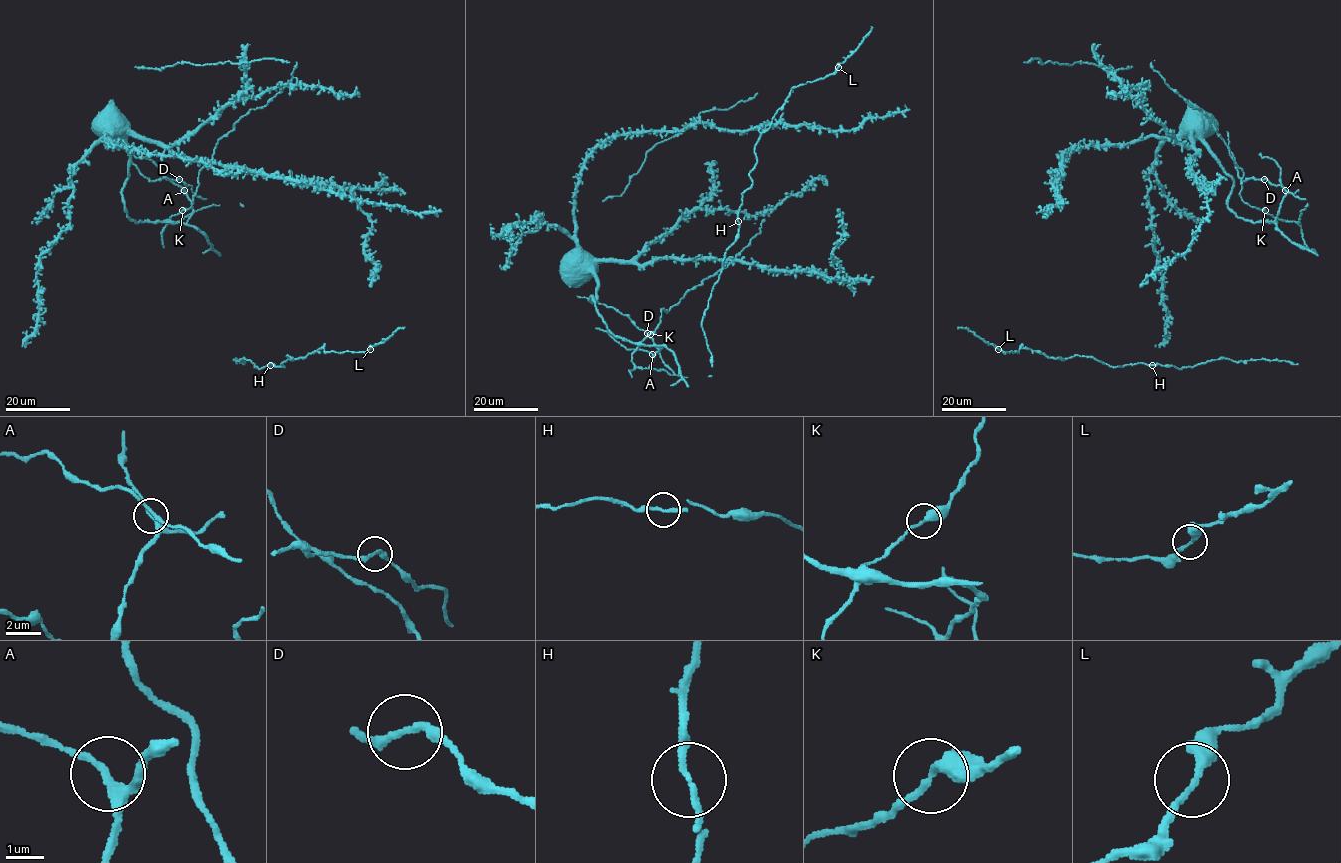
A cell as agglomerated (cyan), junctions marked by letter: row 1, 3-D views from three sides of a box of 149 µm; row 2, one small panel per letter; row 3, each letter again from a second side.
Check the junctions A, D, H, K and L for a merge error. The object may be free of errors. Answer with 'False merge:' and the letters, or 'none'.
False merge: none

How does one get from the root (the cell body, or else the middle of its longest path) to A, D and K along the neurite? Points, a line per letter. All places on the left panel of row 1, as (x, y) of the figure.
A: (164, 222), (187, 222), (193, 207), (185, 190)
D: (164, 222), (185, 223), (193, 211), (187, 195), (192, 192), (192, 186), (179, 179)
K: (164, 222), (182, 210)

